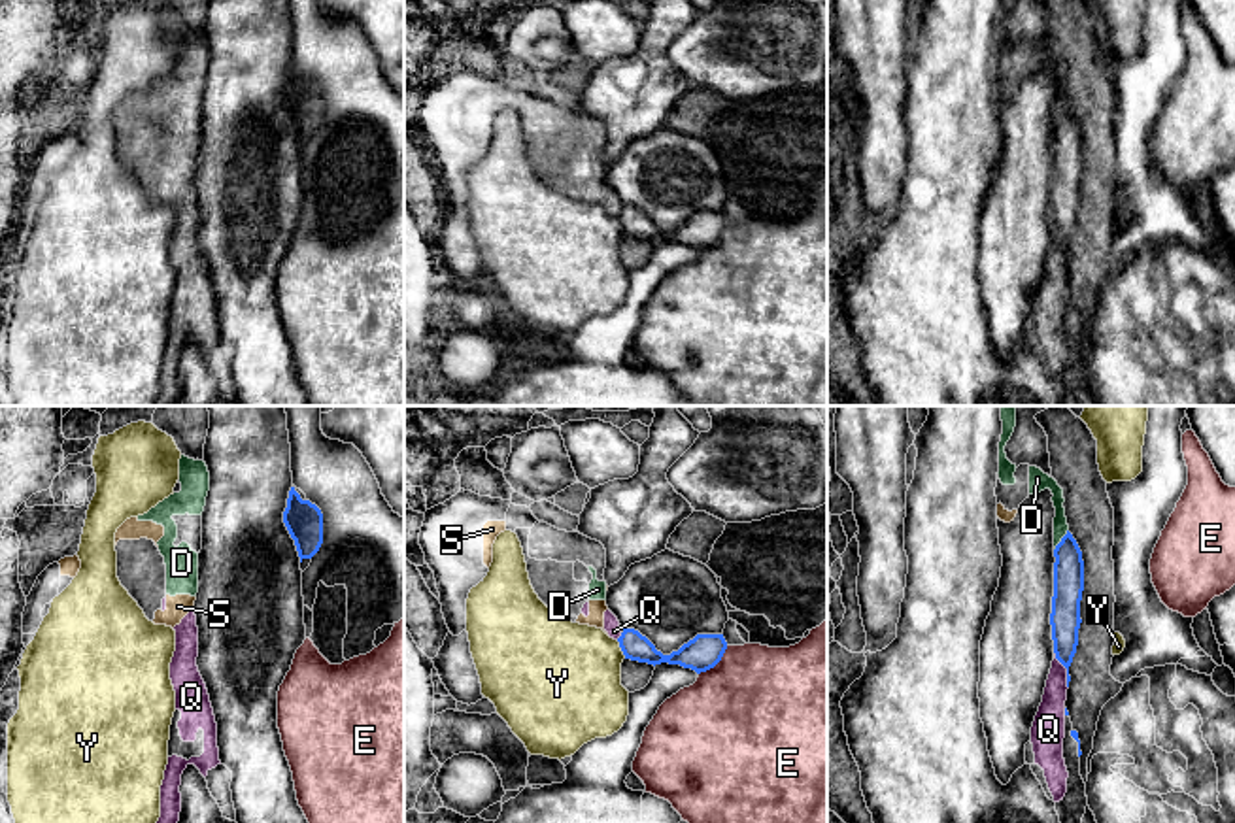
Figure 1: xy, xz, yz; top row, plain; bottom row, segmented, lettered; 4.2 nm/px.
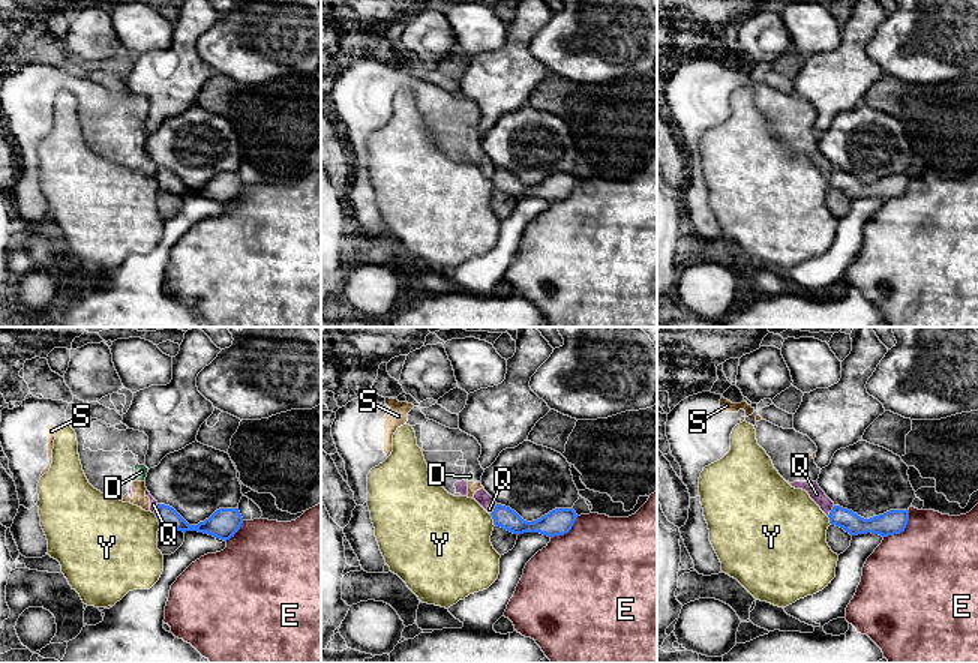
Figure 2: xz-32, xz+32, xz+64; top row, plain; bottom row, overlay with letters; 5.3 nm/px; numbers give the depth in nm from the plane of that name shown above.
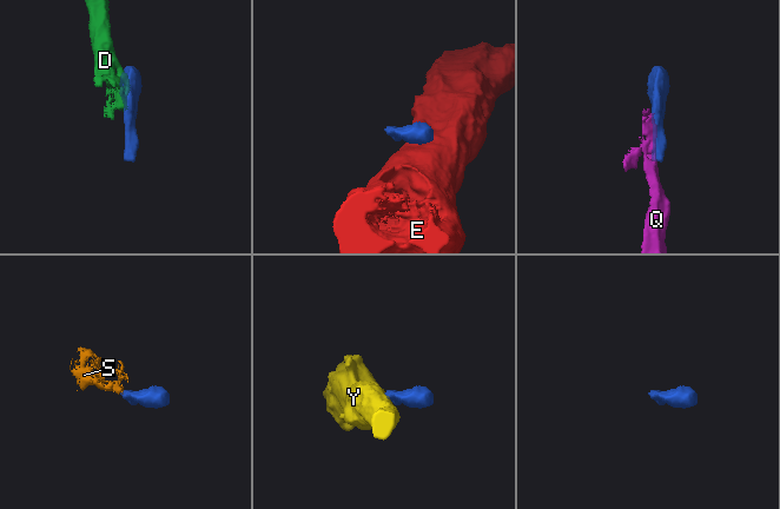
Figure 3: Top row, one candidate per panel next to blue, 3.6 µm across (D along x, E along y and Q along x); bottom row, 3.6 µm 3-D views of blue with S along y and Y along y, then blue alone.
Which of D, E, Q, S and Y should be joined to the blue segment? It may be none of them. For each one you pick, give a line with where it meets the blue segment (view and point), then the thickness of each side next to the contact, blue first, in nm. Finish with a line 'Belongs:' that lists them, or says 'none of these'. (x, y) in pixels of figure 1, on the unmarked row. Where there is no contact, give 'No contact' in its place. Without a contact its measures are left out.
Belongs: none of these

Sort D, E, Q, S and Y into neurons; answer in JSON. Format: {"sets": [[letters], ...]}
{"sets": [["D", "Q", "S"], ["E"], ["Y"]]}

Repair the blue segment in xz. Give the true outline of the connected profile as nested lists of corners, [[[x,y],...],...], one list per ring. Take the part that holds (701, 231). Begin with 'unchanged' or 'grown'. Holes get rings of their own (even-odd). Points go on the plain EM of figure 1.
unchanged; [[[623,206],[618,219],[625,236],[653,244],[661,240],[680,242],[684,245],[695,247],[697,251],[714,245],[727,227],[723,211],[697,211],[670,232],[657,228],[655,223],[634,206]]]

